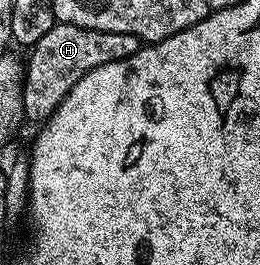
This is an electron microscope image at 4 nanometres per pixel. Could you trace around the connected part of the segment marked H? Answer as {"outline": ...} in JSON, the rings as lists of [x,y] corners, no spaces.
{"outline":[[[56,23],[29,50],[29,59],[25,62],[25,81],[23,83],[23,111],[25,120],[45,122],[57,109],[66,93],[88,71],[100,67],[109,61],[122,61],[140,48],[138,38],[116,31],[96,31],[75,25]]]}

